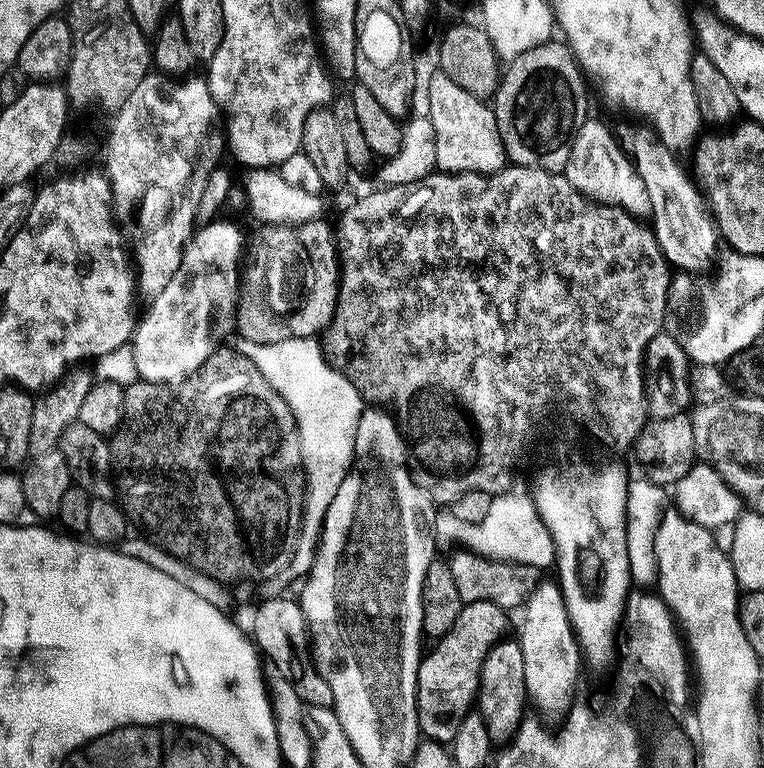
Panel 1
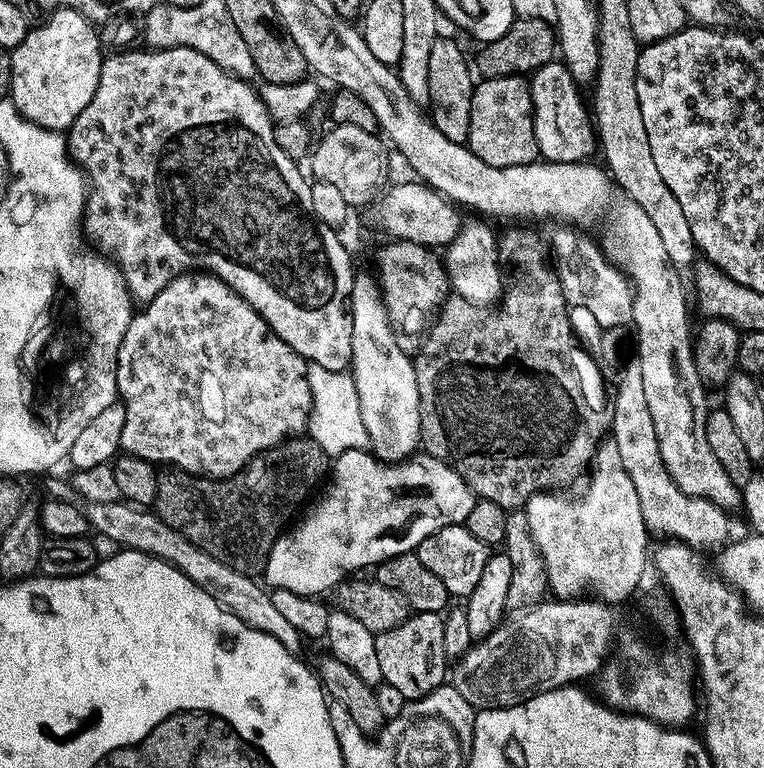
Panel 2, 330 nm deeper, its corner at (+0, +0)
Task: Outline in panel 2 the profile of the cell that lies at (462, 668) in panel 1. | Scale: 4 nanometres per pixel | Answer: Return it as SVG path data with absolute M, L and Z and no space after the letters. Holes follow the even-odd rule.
M417 612L396 628L389 628L376 637L383 683L389 684L398 695L405 696L405 701L421 700L445 683L444 671L450 658L444 652L444 621L445 617L439 612Z

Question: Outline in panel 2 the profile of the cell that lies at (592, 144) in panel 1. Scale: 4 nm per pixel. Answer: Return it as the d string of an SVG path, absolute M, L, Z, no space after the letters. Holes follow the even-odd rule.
M553 60L546 67L531 75L529 81L534 118L535 141L538 142L540 156L557 164L578 164L589 159L592 151L597 151L598 136L593 121L579 108L580 92L566 64Z

